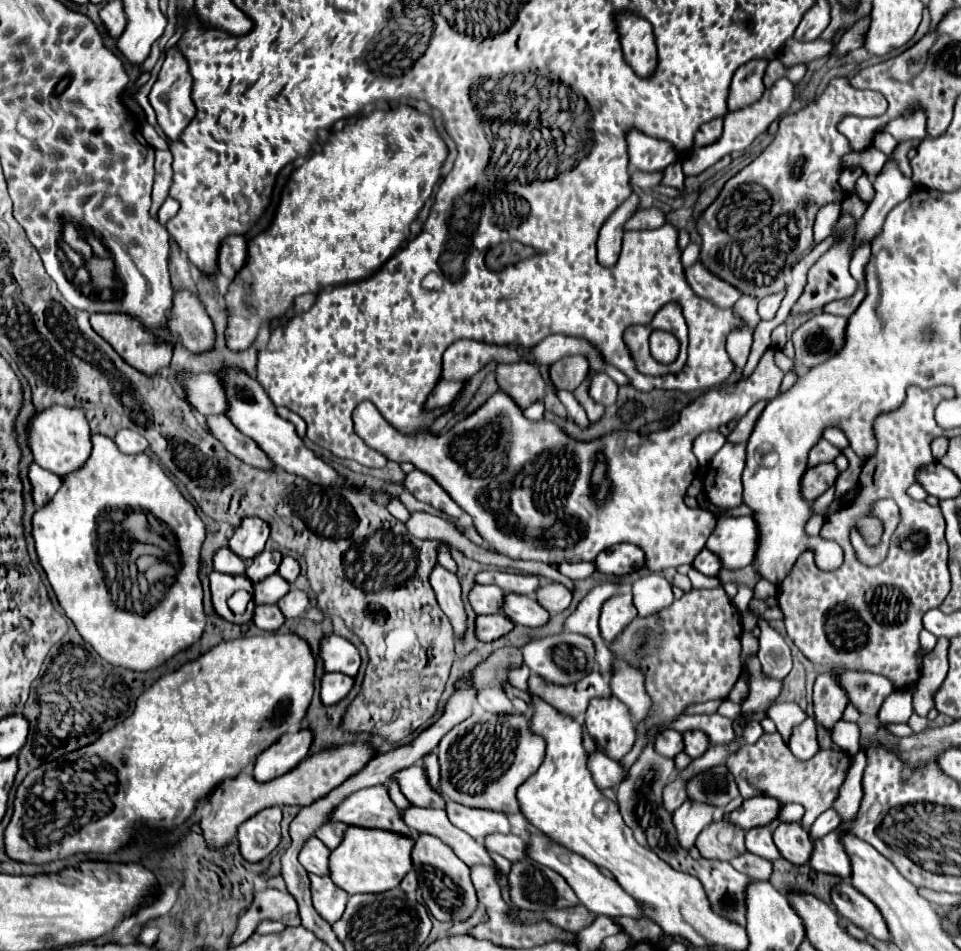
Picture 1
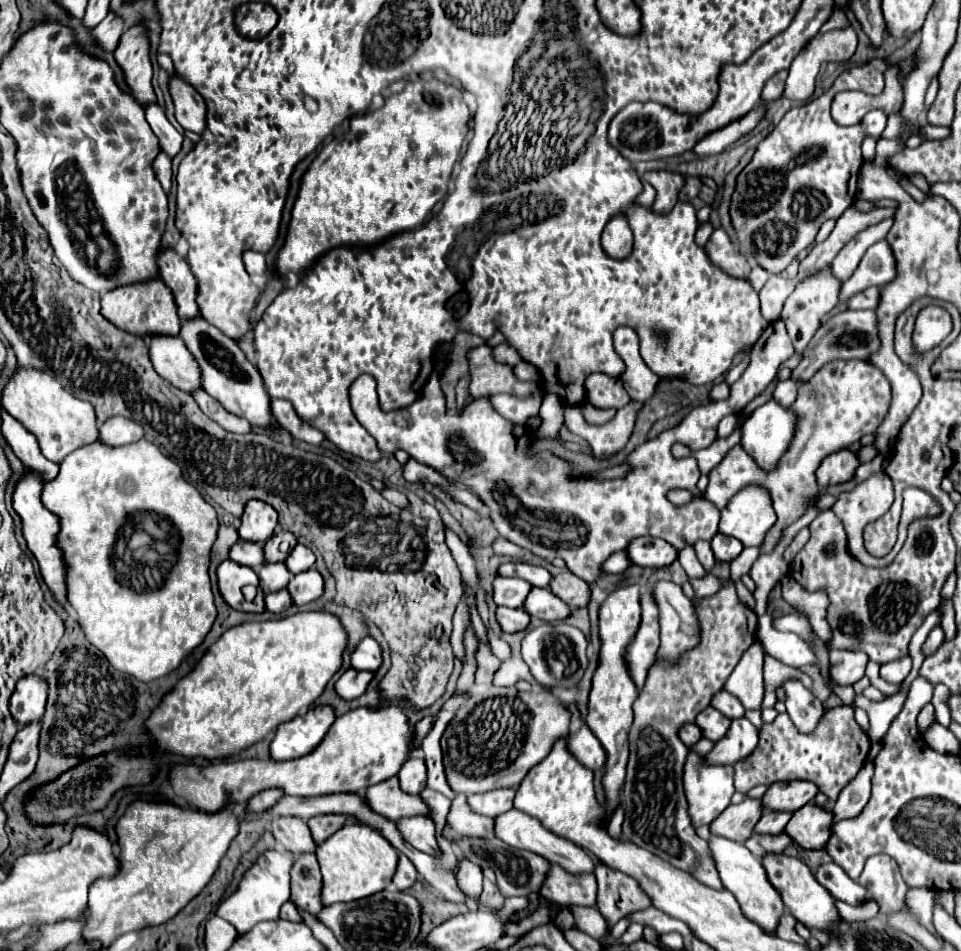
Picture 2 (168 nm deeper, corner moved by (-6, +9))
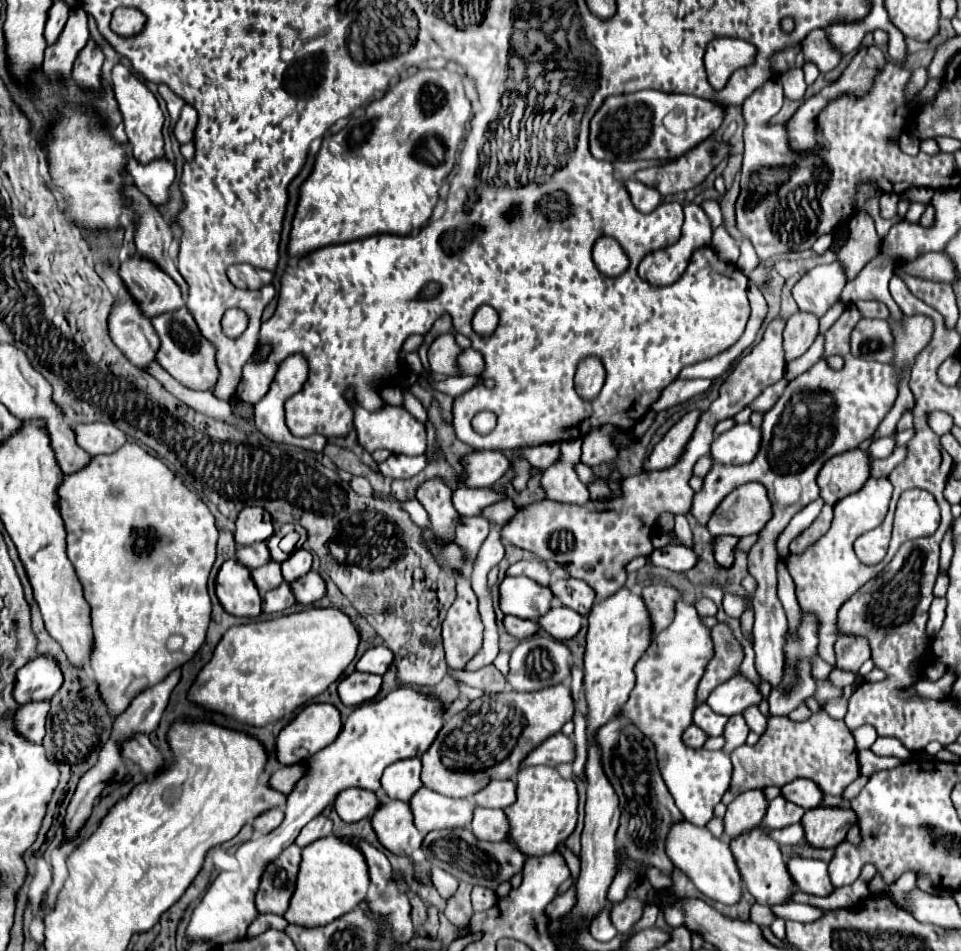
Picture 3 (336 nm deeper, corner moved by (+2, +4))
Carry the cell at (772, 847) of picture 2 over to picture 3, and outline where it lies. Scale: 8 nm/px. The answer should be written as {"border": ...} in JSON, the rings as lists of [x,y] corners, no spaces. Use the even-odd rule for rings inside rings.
{"border":[[[792,824],[792,826],[780,828],[780,830],[770,830],[768,834],[780,846],[794,846],[794,844],[802,842],[802,826],[800,824]]]}

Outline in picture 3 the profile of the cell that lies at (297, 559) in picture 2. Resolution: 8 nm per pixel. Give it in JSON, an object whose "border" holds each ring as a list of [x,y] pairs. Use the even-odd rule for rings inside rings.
{"border":[[[304,548],[294,550],[294,554],[290,554],[290,558],[282,562],[282,576],[286,582],[292,582],[294,578],[308,574],[310,566],[312,566],[312,554]]]}

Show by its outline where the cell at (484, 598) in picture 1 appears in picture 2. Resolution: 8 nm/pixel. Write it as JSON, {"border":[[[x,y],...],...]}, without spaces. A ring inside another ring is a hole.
{"border":[[[496,577],[494,581],[494,601],[496,605],[520,609],[530,593],[532,585],[518,577]]]}

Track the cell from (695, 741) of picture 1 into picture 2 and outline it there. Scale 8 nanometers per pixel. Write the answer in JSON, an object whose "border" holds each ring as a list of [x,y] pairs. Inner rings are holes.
{"border":[[[706,707],[696,717],[696,723],[702,727],[704,737],[712,739],[712,741],[722,739],[726,735],[726,731],[730,729],[730,719],[722,717],[722,713],[718,713],[718,709],[714,709],[714,707]]]}

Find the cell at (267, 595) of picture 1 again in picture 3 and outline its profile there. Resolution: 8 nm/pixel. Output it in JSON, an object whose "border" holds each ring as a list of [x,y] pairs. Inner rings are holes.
{"border":[[[268,562],[266,566],[262,566],[258,570],[252,570],[252,578],[254,578],[260,594],[266,594],[266,590],[278,588],[284,582],[278,562]]]}

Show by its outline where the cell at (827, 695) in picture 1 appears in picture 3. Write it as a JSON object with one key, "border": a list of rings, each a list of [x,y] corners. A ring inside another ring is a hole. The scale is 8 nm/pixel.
{"border":[[[854,636],[838,638],[834,650],[836,650],[836,668],[854,674],[870,658],[870,648],[866,646],[864,638],[854,638]]]}

